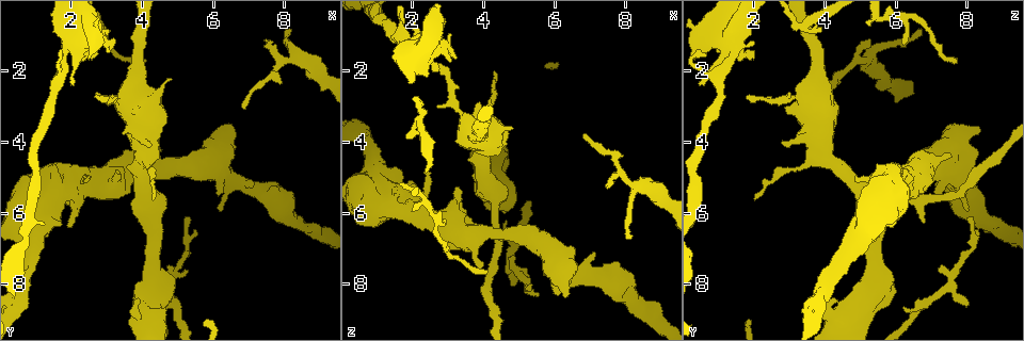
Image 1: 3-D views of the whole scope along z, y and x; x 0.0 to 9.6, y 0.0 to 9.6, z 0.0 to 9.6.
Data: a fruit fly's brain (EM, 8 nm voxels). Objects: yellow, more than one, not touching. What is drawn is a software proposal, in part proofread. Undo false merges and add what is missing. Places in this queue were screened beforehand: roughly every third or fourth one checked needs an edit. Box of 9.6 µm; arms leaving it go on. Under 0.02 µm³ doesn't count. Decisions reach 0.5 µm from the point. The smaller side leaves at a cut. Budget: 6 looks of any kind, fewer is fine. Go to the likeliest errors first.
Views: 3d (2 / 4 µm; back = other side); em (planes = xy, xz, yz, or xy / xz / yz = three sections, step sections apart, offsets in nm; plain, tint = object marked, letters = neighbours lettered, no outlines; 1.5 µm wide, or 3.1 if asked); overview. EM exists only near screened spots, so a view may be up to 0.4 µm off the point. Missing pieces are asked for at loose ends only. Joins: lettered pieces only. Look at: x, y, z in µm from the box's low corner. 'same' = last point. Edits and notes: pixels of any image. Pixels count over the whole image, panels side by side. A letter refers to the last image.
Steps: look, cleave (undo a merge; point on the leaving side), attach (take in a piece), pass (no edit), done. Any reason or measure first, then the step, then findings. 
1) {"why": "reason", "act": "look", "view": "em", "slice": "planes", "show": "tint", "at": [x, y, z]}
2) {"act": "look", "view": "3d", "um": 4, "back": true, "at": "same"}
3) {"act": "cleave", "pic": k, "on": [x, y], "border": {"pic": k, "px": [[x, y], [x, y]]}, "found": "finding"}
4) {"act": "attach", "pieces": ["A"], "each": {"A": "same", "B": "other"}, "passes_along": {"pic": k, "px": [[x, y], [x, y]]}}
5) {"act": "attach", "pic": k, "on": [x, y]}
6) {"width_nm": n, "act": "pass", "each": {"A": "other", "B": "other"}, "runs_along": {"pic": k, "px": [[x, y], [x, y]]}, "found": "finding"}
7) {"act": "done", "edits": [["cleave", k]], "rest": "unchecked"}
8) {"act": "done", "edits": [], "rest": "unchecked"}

{"why": "tapers out", "act": "look", "view": "em", "slice": "planes", "show": "letters", "at": [6.85, 3.00, 3.85]}

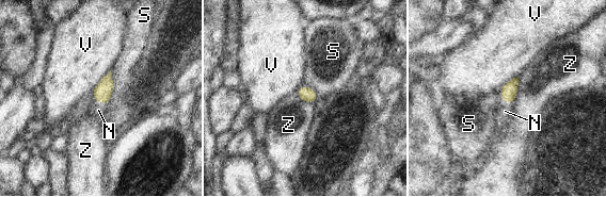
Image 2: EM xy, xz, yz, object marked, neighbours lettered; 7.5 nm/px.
{"act": "attach", "pieces": ["N"], "each": {"N": "same", "S": "other", "V": "other", "Z": "other"}, "found": "the neuron continues"}

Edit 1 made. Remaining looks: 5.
{"act": "look", "view": "overview"}

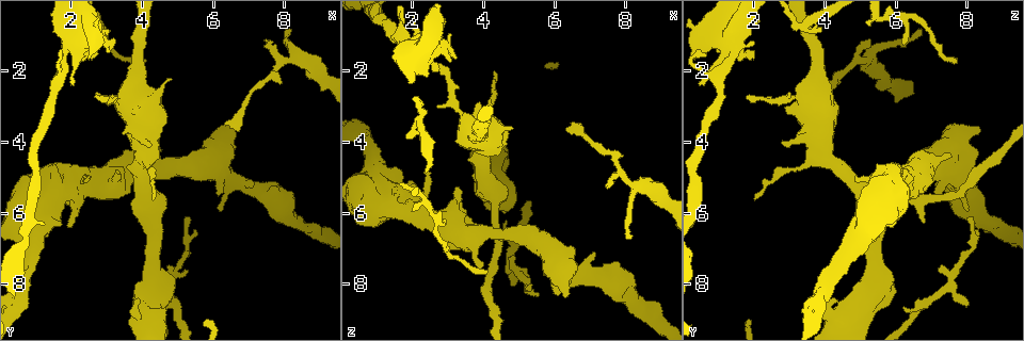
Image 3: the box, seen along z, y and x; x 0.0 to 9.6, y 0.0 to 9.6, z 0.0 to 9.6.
{"act": "look", "view": "3d", "um": 4, "back": true, "at": [4.25, 4.00, 2.75]}

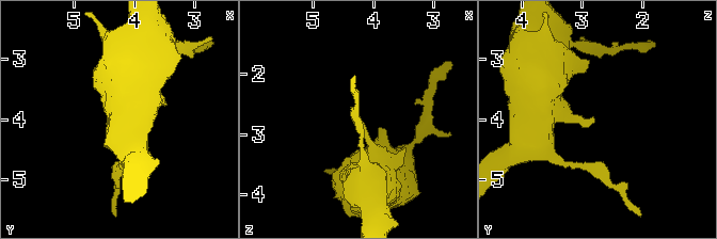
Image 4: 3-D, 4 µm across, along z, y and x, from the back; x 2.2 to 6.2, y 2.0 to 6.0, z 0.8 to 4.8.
{"act": "look", "view": "em", "slice": "planes", "show": "tint", "at": [4.20, 4.00, 2.80]}

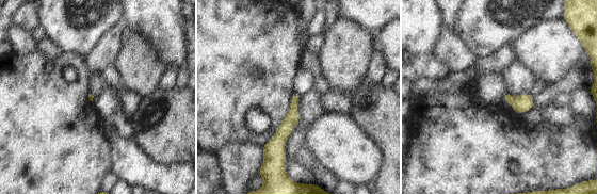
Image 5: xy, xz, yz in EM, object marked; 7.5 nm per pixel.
{"act": "look", "view": "em", "slice": "planes", "show": "letters", "at": "same"}

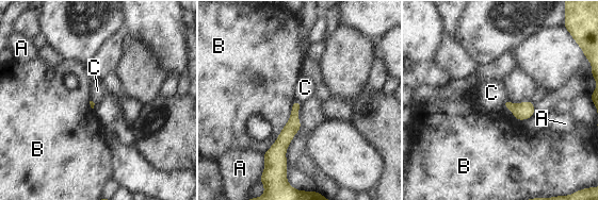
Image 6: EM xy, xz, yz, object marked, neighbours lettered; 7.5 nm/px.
{"longest_contact_nm": ["B", 460], "act": "pass", "each": {"A": "other", "B": "other", "C": "other"}, "found": "no lettered piece goes on from it"}

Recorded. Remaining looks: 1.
{"why": "stops while still wide", "act": "look", "view": "em", "slice": "planes", "show": "letters", "at": [3.25, 4.90, 5.30]}

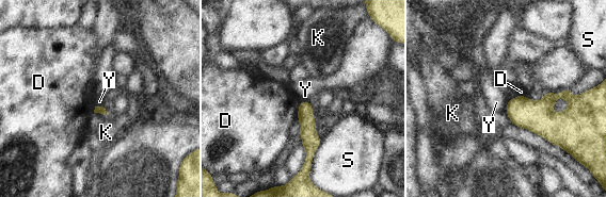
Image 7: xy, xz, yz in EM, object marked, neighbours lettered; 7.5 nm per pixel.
{"act": "pass", "each": {"D": "other", "K": "other", "S": "other", "Y": "other"}, "runs_along": {"pic": 7, "px": [[303, 103], [309, 138], [308, 165]]}, "found": "no lettered piece goes on from it"}

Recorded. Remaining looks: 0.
{"act": "done", "edits": [["attach", 2]], "rest": "unchecked"}

